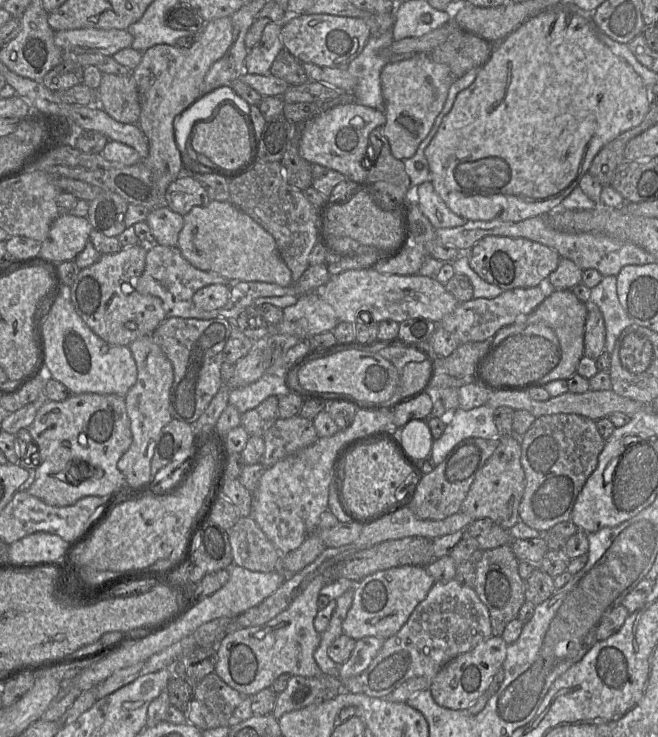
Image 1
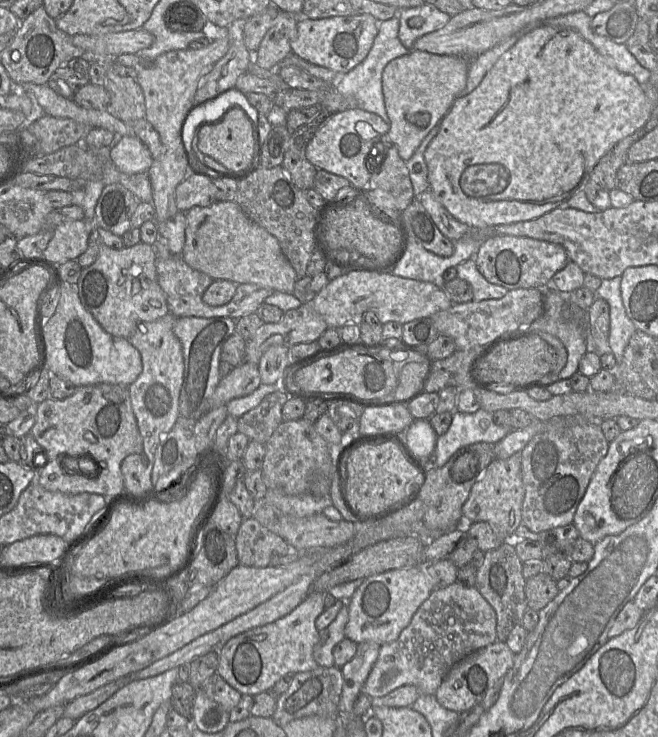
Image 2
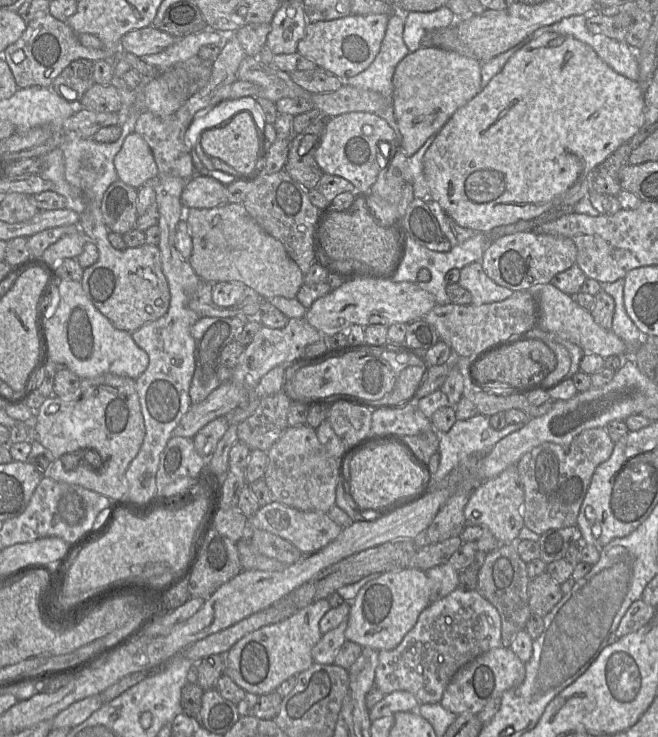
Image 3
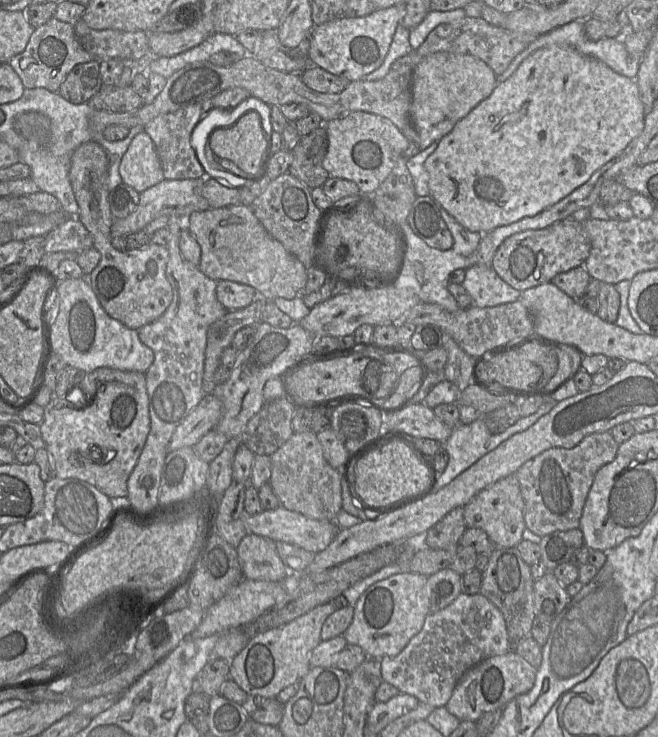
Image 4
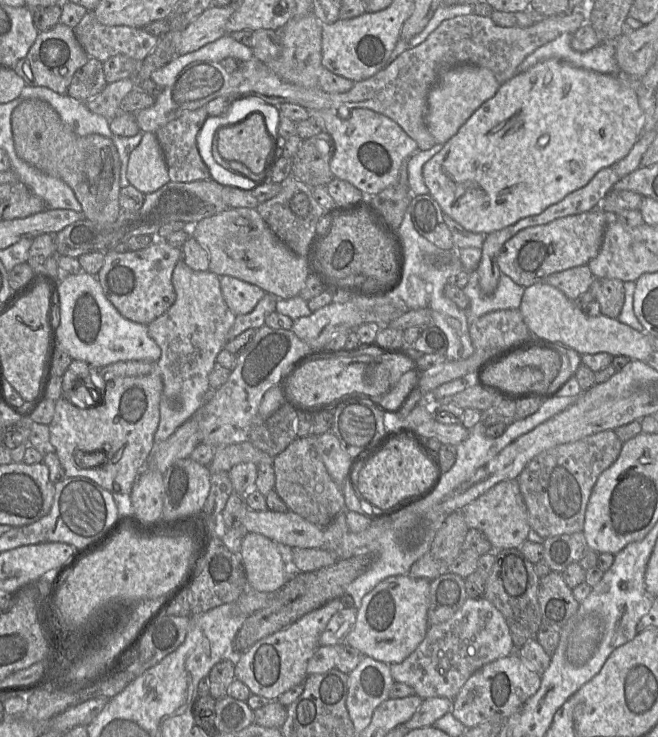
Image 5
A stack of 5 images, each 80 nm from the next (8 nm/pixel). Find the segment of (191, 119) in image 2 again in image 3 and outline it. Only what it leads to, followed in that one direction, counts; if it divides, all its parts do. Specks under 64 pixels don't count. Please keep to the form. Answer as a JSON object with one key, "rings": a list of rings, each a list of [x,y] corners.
{"rings":[[[252,96],[238,99],[224,99],[218,102],[212,109],[205,112],[205,114],[193,119],[186,132],[186,139],[190,145],[195,146],[203,131],[211,129],[212,127],[220,128],[225,126],[228,119],[240,110],[247,110],[251,113],[253,120],[260,130],[259,146],[261,142],[264,144],[264,126],[266,122],[260,112],[260,106],[256,98]]]}

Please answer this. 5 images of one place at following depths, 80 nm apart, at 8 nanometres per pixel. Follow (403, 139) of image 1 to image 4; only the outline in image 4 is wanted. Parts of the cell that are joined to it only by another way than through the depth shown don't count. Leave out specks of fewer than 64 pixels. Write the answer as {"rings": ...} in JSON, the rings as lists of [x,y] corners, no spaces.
{"rings":[[[435,52],[426,56],[414,69],[411,87],[410,118],[419,135],[418,149],[424,150],[448,134],[497,84],[492,68],[473,55]]]}

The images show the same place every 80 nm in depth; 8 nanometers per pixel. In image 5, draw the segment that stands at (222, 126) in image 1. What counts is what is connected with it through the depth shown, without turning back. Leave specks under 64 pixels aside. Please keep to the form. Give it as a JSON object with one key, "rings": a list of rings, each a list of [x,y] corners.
{"rings":[[[253,114],[245,122],[236,126],[224,126],[214,135],[212,155],[215,161],[228,171],[245,177],[261,179],[273,153],[275,143],[266,129],[264,117]]]}

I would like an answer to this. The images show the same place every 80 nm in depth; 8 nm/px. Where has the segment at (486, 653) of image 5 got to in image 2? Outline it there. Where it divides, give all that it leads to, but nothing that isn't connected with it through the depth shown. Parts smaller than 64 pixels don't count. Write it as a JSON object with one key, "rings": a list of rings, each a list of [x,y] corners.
{"rings":[[[455,582],[445,588],[434,589],[417,609],[411,622],[402,630],[399,637],[393,642],[381,645],[378,658],[361,689],[361,693],[372,698],[379,698],[400,686],[413,685],[420,694],[435,695],[443,679],[456,663],[497,641],[496,623],[495,610],[476,587],[464,587]]]}

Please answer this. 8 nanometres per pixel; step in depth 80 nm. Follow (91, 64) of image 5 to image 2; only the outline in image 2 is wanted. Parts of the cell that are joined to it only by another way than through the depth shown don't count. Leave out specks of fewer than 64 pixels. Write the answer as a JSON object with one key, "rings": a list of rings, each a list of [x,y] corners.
{"rings":[[[80,57],[73,58],[58,68],[46,85],[56,94],[72,99],[81,87],[90,83],[89,68],[88,61]]]}

